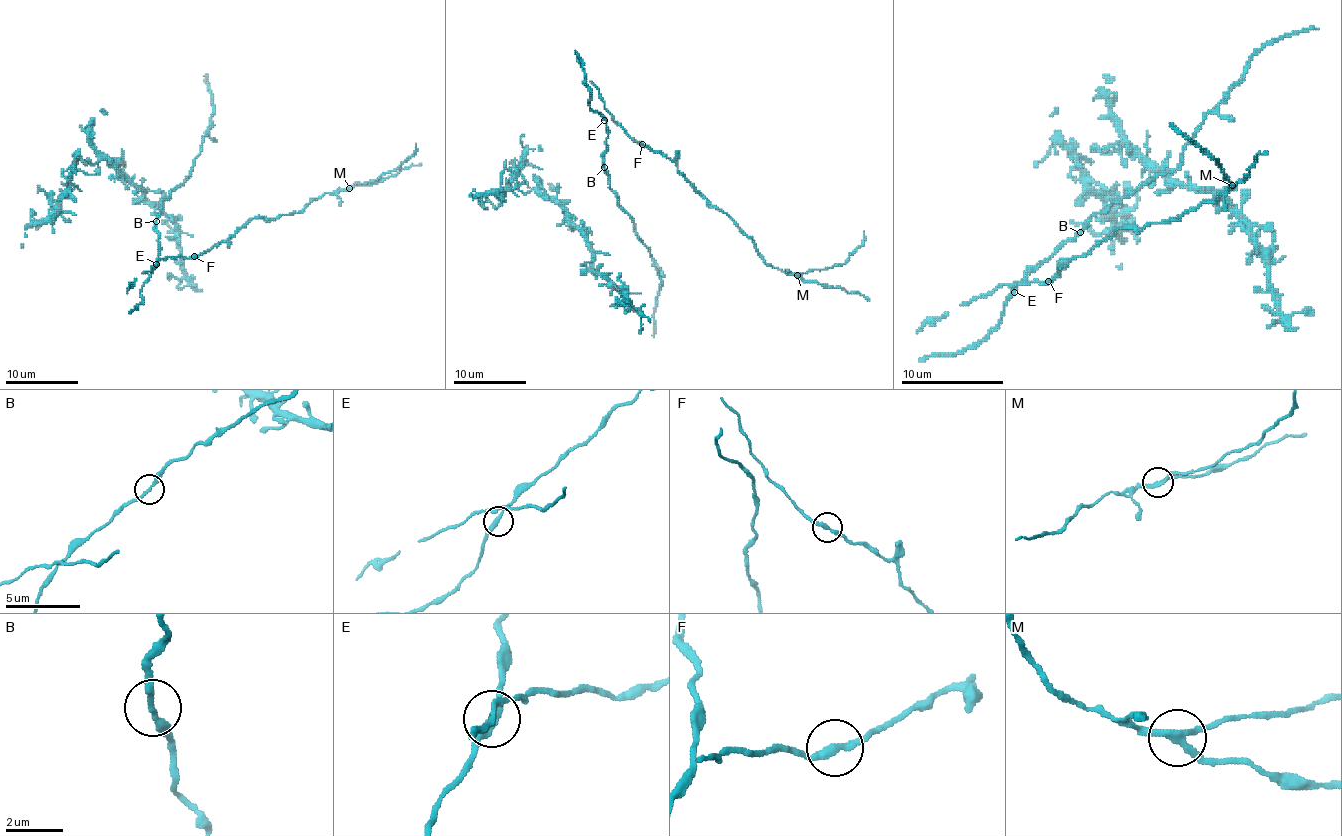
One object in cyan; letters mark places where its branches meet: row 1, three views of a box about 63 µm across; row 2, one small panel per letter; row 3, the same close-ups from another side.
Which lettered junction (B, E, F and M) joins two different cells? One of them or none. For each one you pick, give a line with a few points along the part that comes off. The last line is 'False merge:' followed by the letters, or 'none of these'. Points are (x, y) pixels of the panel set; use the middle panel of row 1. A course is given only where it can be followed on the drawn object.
M: (798, 275), (805, 280), (858, 293), (869, 300)
False merge: M

